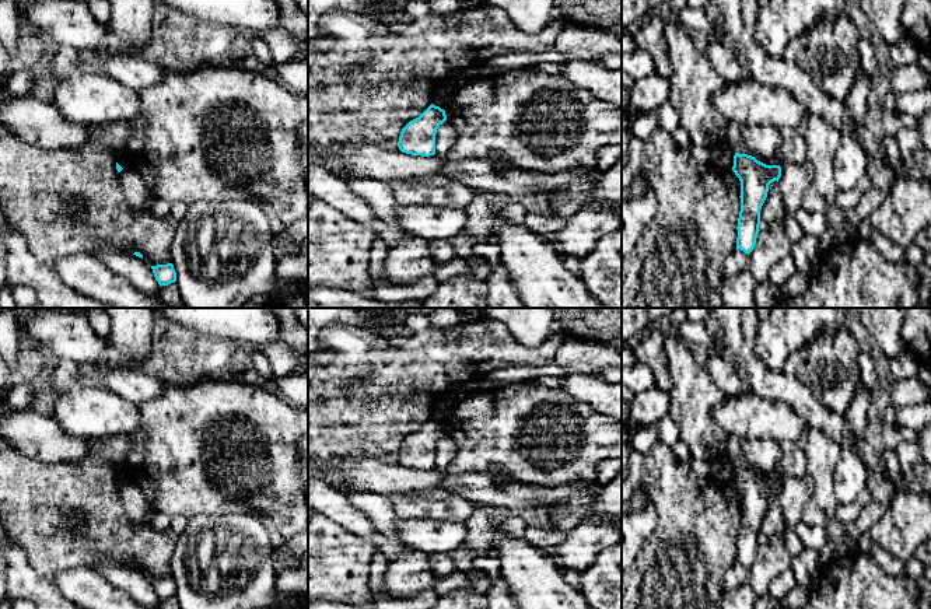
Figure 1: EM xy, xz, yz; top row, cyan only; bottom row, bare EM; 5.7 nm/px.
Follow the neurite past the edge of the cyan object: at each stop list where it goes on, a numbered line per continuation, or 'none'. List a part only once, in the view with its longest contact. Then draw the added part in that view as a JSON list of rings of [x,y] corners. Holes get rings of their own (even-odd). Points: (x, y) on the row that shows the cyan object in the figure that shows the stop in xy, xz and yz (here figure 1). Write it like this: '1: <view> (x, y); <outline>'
none

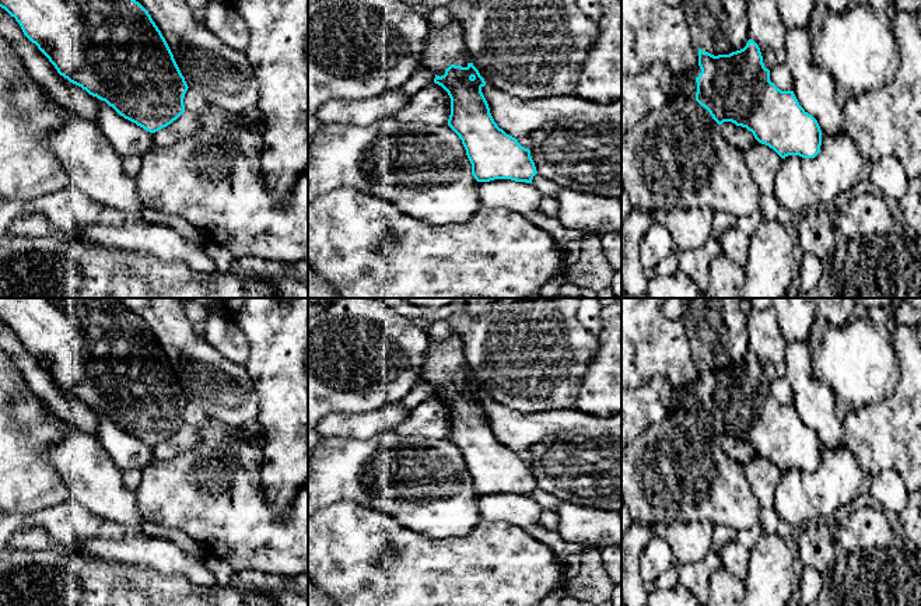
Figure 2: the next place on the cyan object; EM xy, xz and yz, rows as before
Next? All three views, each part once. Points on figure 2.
1: yz (641, 94); [[[655,63],[647,71],[637,76],[621,77],[621,134],[638,123],[652,111],[661,109],[673,97],[687,97],[696,99],[697,83],[701,69],[694,64],[684,73],[672,74],[663,64]]]

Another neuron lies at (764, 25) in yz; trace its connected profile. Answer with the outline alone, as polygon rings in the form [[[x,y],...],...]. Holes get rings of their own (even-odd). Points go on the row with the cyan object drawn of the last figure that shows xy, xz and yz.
[[[749,0],[746,13],[749,39],[754,41],[760,49],[777,52],[784,48],[787,28],[777,0]]]

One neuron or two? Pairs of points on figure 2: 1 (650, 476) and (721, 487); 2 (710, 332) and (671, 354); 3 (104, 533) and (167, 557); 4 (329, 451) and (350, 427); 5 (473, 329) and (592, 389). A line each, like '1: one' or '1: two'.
1: one
2: two
3: one
4: two
5: two

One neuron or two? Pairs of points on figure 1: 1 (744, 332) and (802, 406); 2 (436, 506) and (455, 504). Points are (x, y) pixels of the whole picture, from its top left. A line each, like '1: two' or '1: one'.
1: one
2: one

